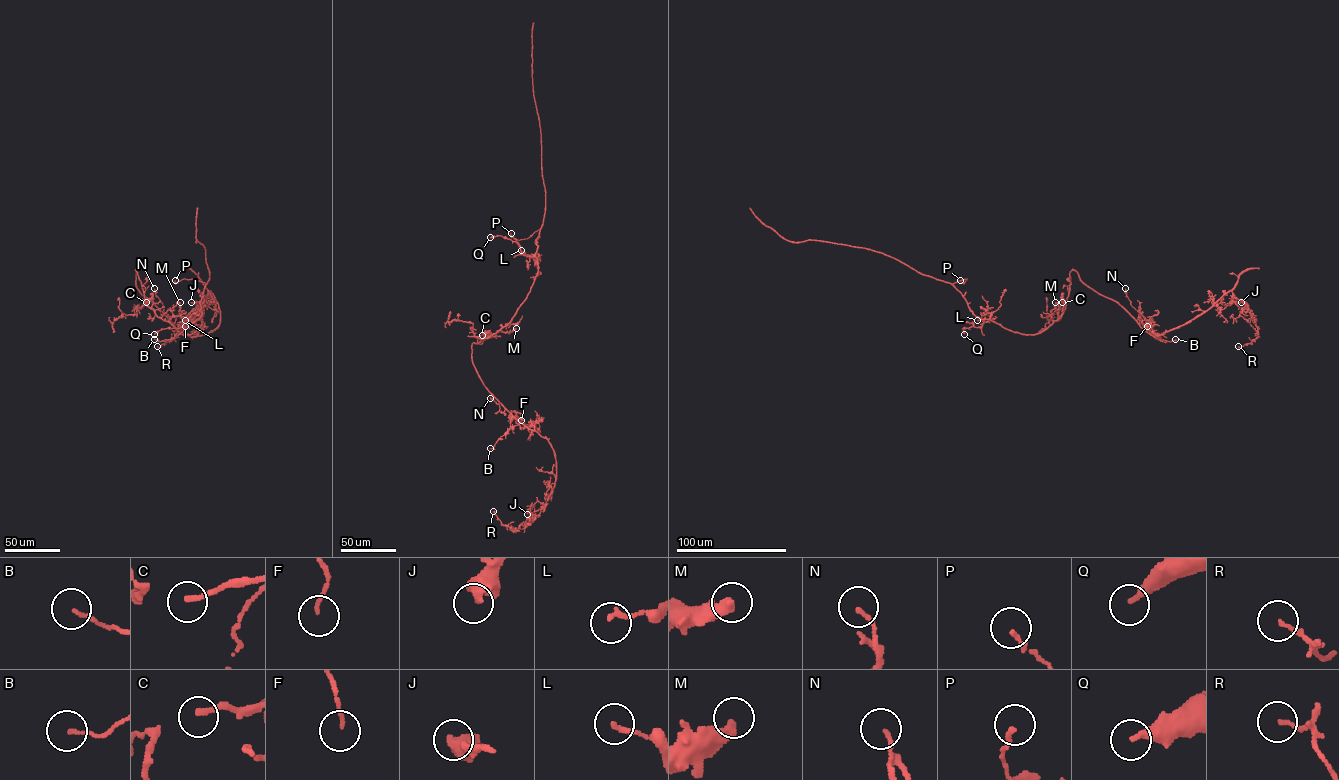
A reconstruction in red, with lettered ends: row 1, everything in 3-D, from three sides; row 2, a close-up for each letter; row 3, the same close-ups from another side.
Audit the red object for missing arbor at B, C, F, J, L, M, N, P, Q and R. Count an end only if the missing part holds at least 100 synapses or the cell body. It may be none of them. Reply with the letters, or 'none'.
none

